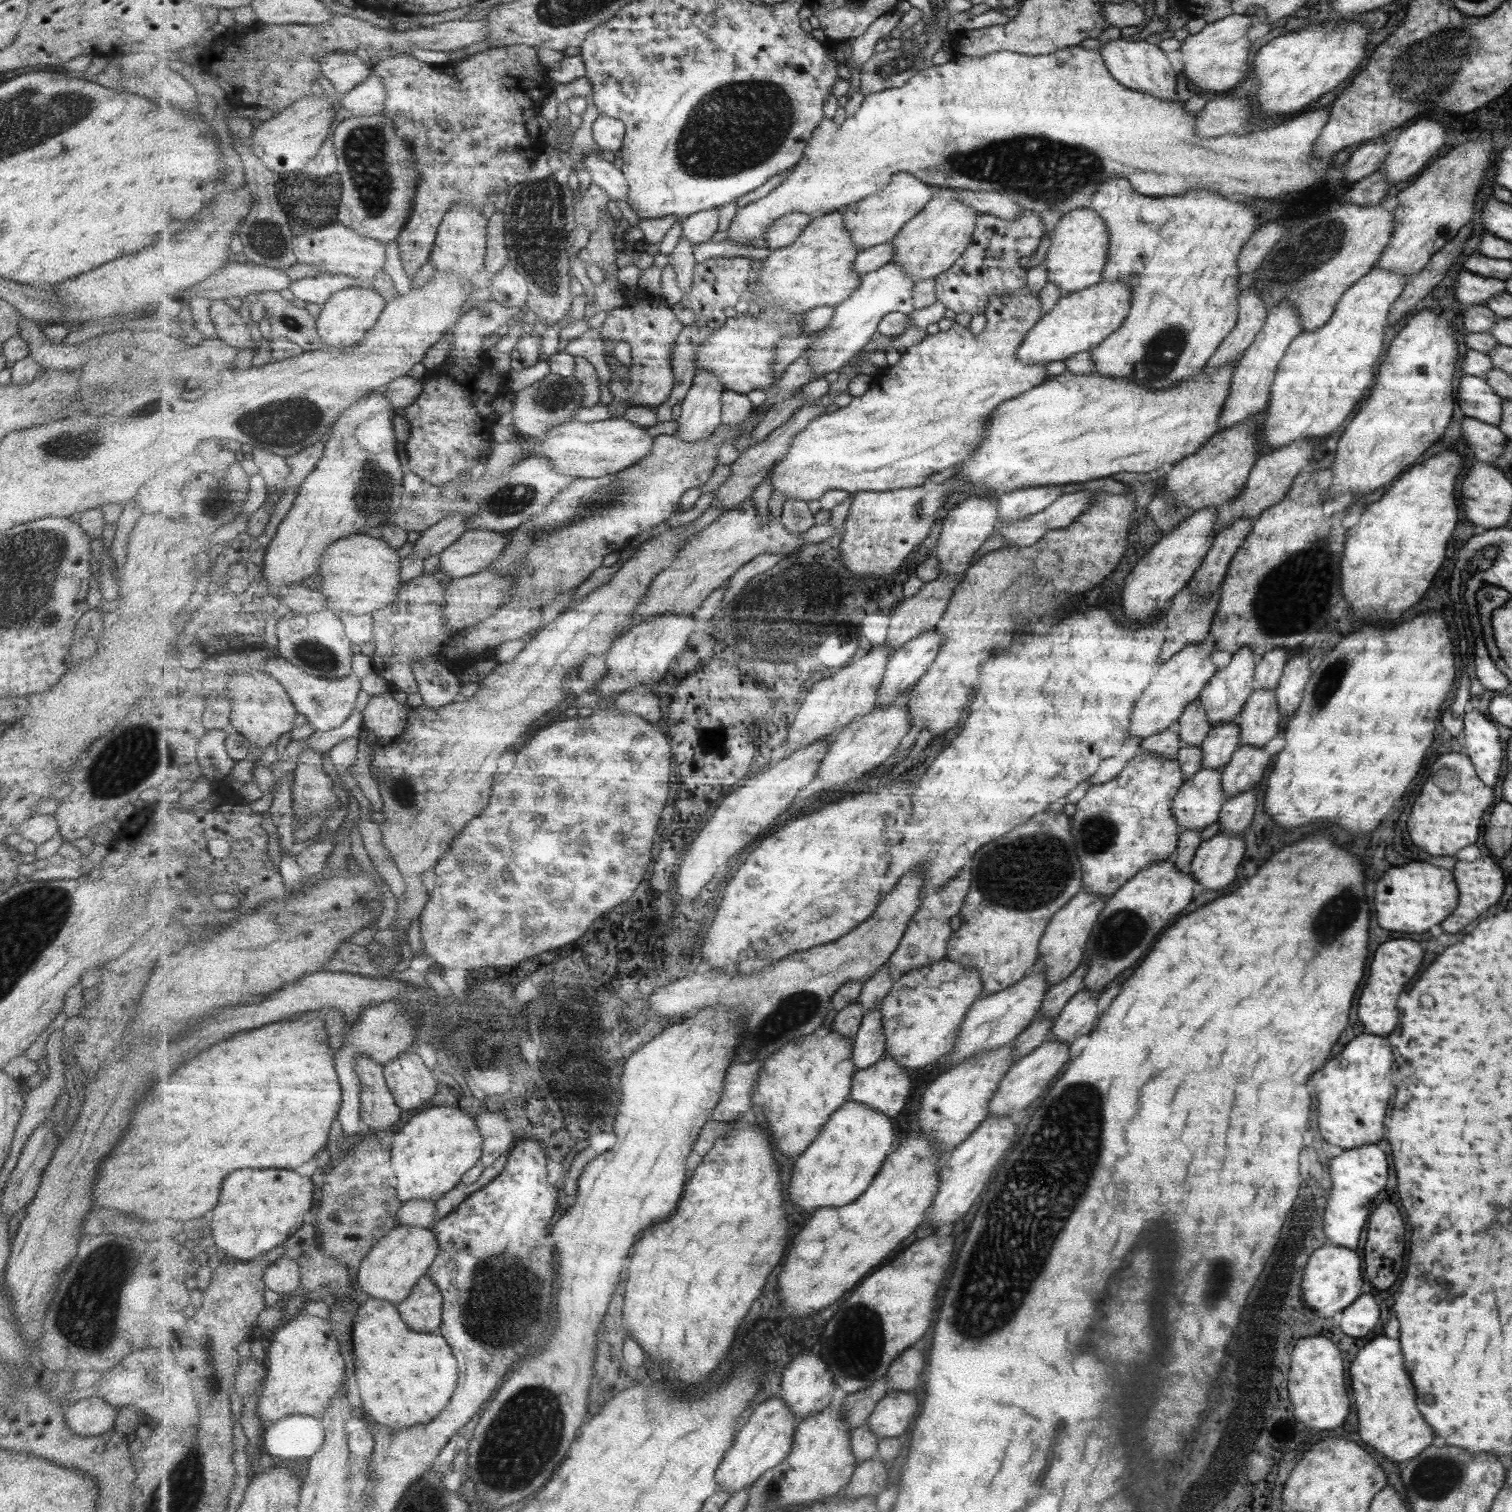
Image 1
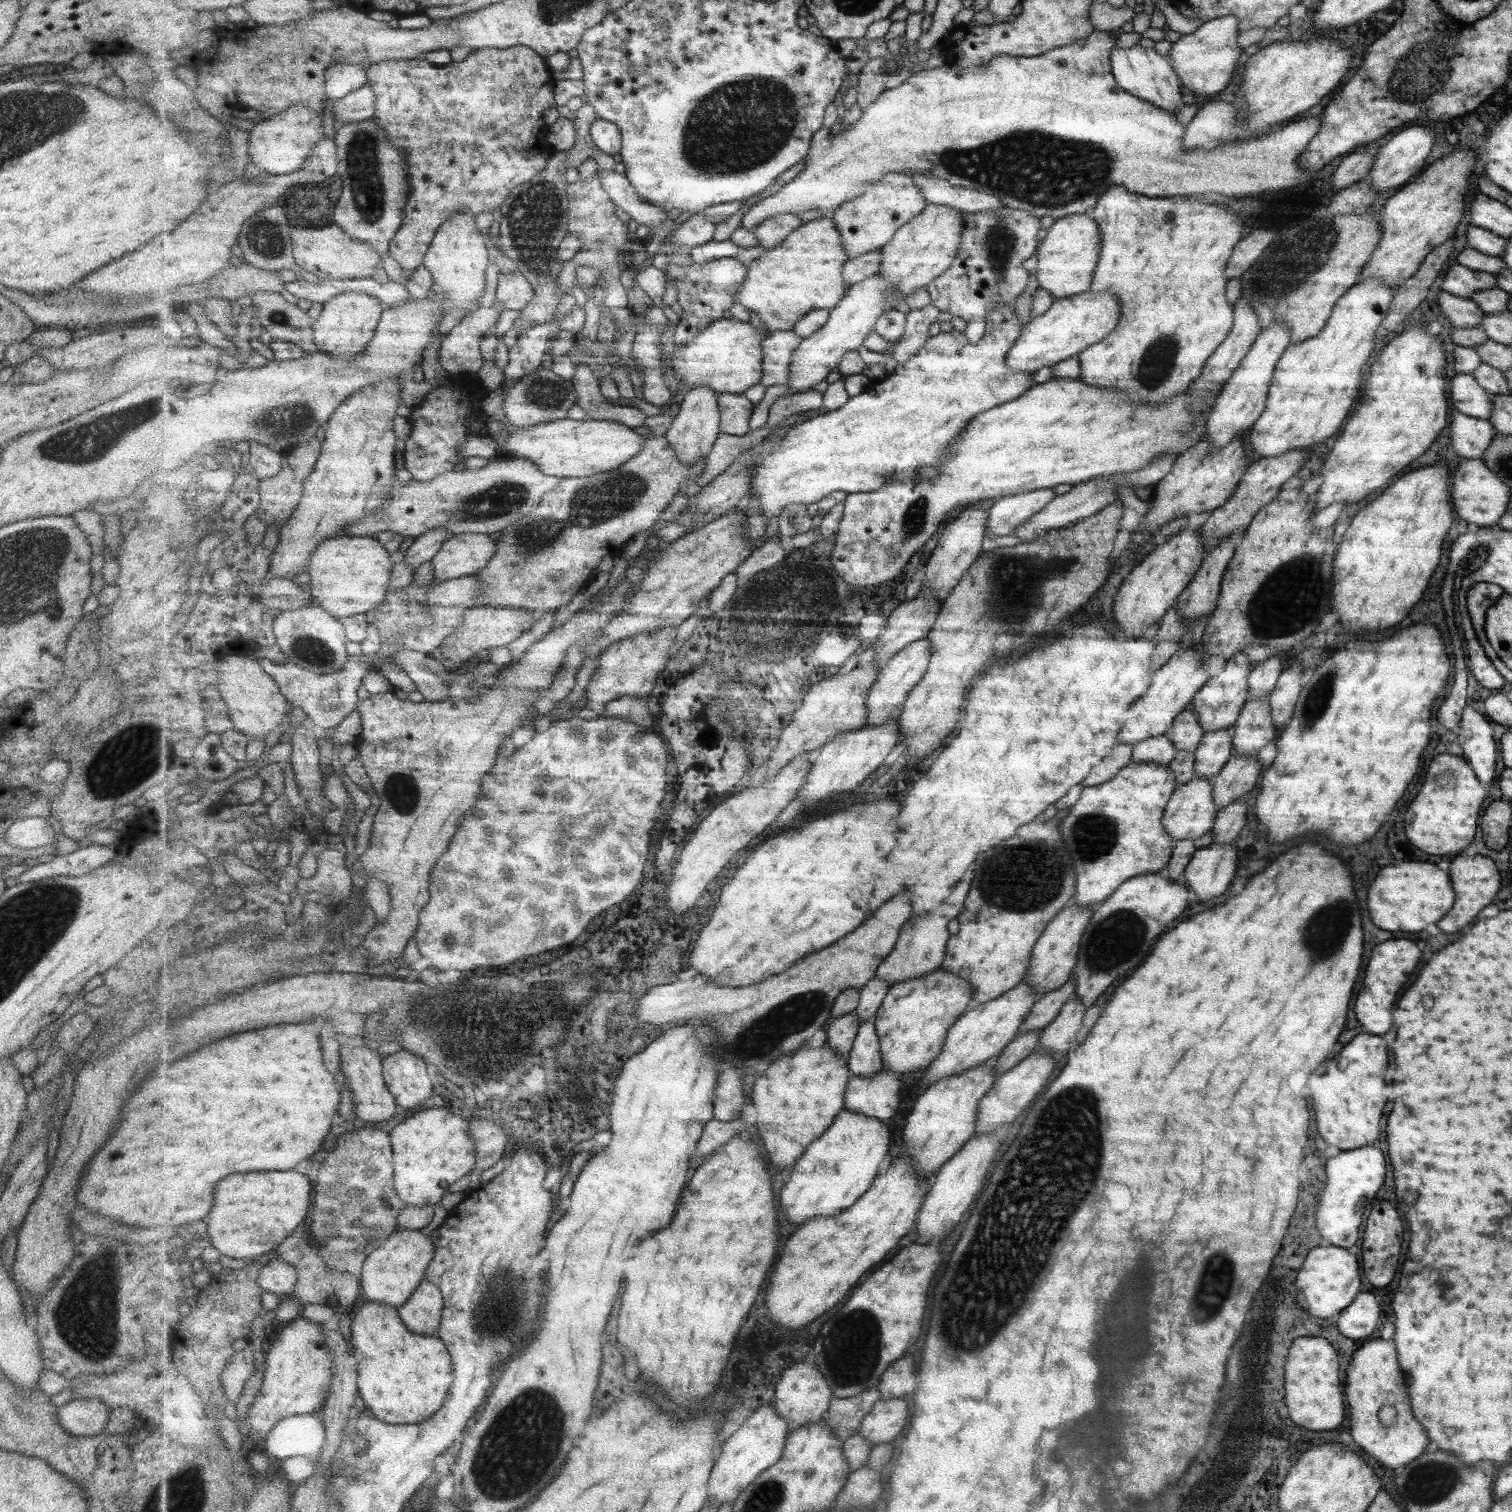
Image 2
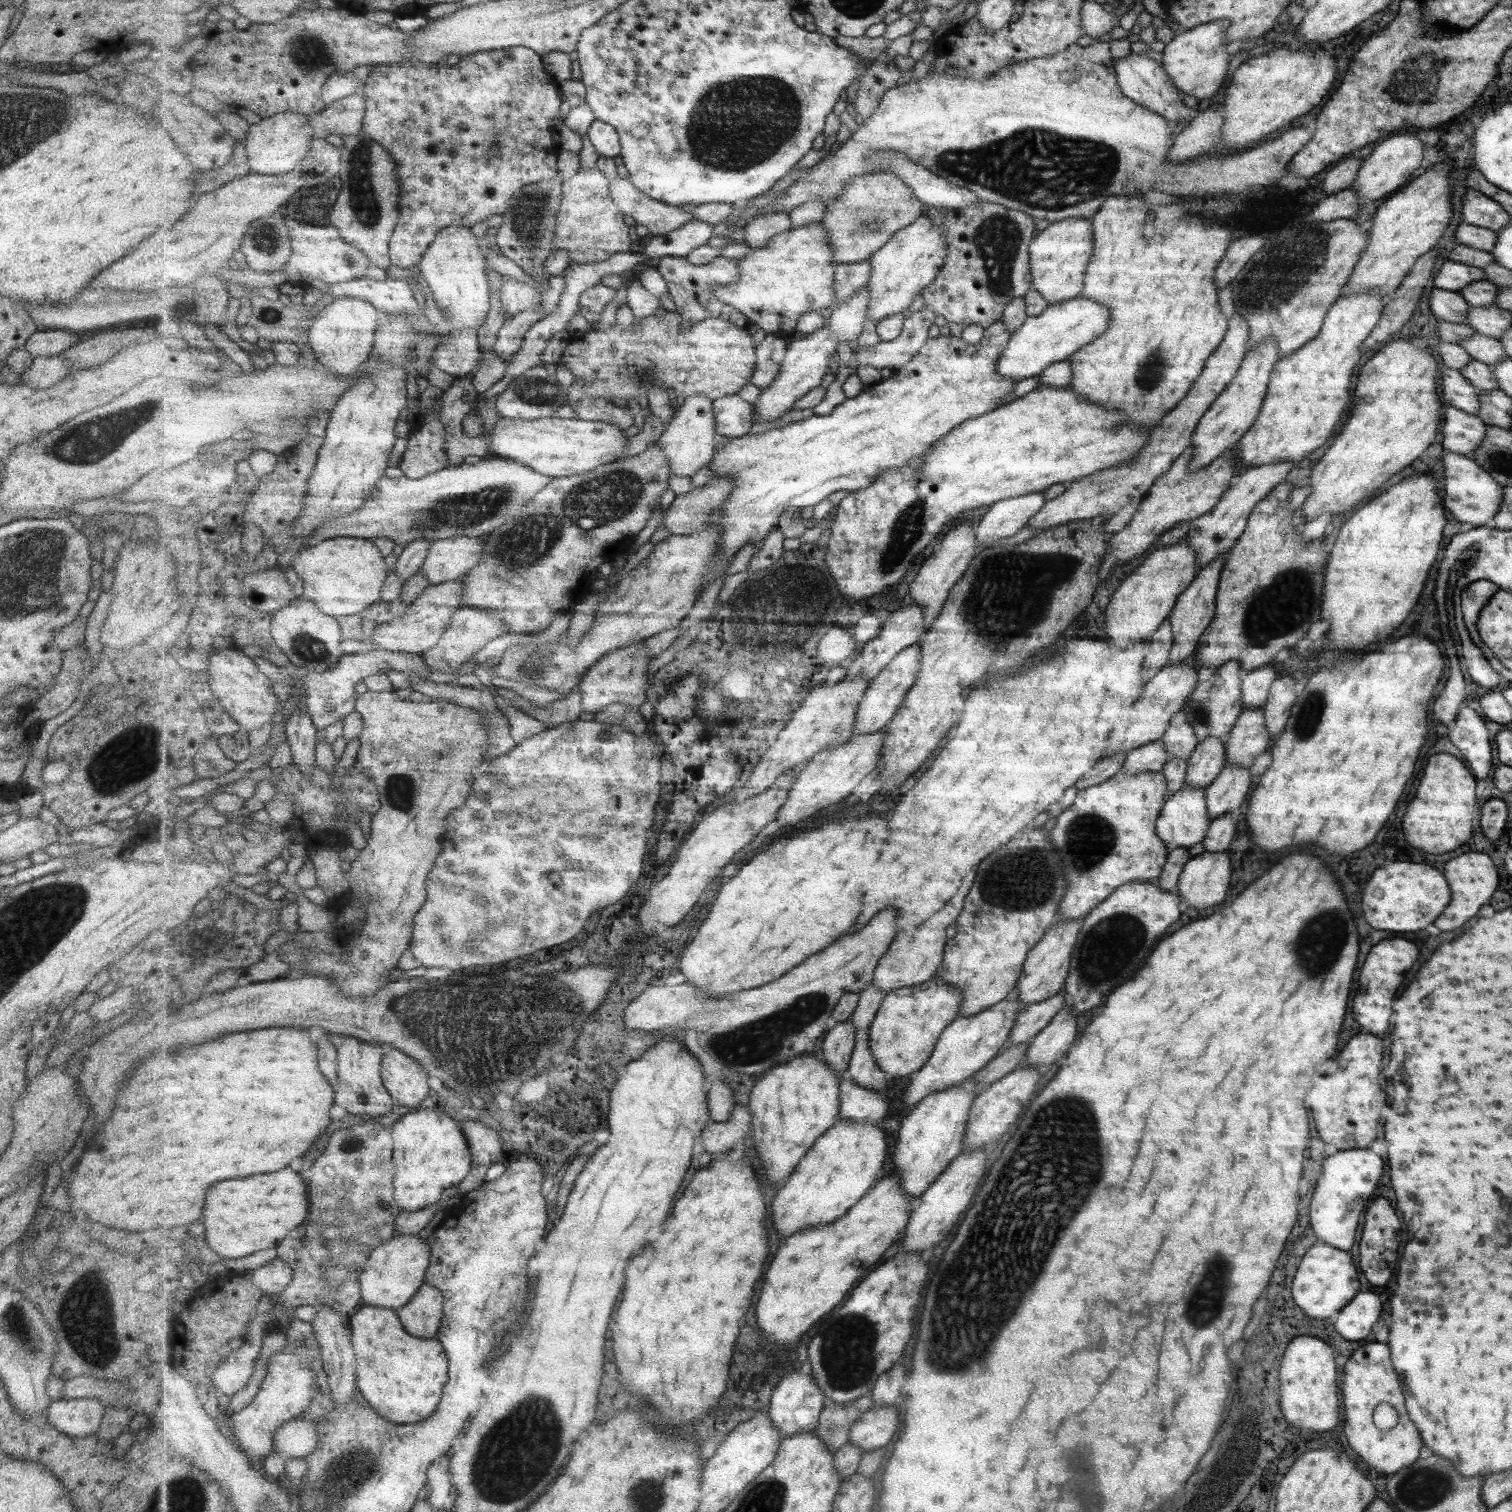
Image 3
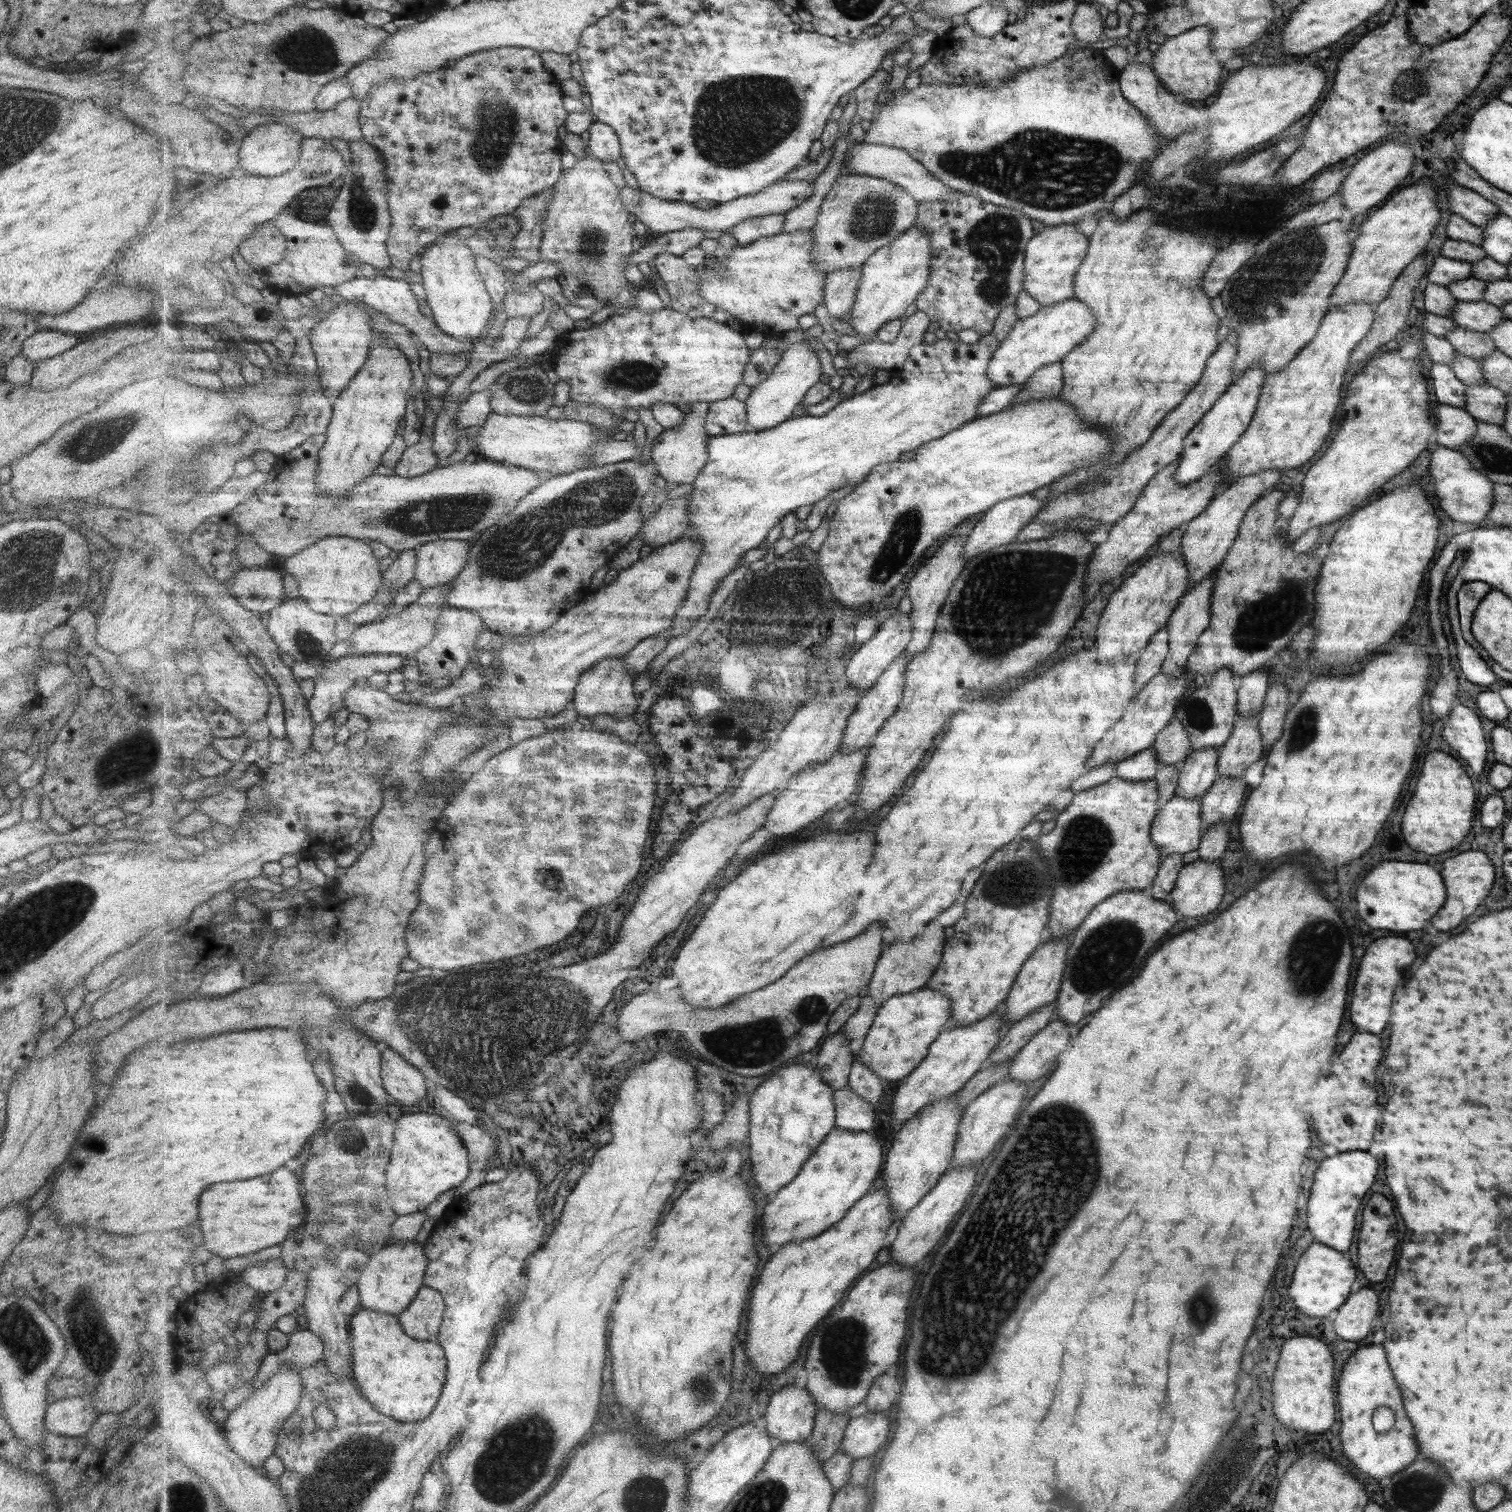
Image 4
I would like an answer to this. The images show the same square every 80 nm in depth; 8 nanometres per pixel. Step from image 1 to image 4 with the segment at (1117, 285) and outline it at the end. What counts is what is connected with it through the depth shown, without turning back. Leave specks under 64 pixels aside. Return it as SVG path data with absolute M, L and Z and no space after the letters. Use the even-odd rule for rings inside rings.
M1069 299L1041 307L1033 316L1017 320L988 362L988 379L999 387L1024 384L1042 366L1059 363L1094 332L1093 315L1084 302Z

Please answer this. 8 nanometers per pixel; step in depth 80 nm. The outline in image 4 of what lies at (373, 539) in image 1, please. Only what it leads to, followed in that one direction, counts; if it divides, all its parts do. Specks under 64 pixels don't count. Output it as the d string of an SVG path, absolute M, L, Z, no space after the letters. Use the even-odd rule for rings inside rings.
M328 537L309 546L284 562L284 569L298 584L300 598L321 614L348 616L376 598L383 587L384 572L379 557L373 554L368 541L348 537Z

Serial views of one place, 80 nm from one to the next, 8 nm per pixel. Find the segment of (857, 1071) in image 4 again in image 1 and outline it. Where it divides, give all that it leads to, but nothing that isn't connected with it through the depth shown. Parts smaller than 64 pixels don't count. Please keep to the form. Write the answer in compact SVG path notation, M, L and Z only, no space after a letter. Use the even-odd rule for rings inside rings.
M873 1010L865 1015L860 1032L854 1038L855 1070L875 1066L887 1054L887 1035L883 1028L884 1014Z

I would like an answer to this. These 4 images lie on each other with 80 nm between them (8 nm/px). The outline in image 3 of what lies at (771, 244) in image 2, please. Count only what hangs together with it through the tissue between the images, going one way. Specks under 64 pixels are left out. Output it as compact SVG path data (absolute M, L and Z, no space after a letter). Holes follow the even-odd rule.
M777 212L759 214L743 227L745 230L745 244L752 249L768 246L769 241L779 233L792 229L790 213Z

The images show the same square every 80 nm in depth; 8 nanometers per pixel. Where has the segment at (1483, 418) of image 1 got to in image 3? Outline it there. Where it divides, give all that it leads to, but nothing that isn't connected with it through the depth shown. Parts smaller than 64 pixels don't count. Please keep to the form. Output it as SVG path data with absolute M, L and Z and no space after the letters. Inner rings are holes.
M1441 367L1439 394L1446 406L1466 411L1467 414L1477 414L1479 410L1478 396L1480 389L1475 388L1458 370Z

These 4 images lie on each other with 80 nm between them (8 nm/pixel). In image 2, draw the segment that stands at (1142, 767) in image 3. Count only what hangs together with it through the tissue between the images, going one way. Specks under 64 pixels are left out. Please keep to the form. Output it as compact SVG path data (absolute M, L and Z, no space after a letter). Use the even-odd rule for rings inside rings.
M1166 734L1146 738L1133 745L1129 763L1148 762L1165 766L1174 759L1176 751Z

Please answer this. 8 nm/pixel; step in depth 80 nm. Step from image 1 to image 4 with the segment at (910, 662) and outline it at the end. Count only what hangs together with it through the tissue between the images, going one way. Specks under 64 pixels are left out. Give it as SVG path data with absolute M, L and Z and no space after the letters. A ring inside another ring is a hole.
M902 655L900 658L897 658L897 660L893 661L893 664L881 674L877 682L861 695L862 700L859 701L858 708L851 715L846 738L844 738L839 753L852 753L866 746L871 747L874 744L875 737L881 732L886 722L898 712L899 705L902 704L907 684L906 672L909 666L910 662L907 661L905 656Z

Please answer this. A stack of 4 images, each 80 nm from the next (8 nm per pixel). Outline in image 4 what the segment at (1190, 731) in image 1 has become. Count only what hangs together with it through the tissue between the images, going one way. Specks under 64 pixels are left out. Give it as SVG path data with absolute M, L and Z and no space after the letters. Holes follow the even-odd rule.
M1178 716L1156 736L1151 747L1154 748L1160 766L1180 765L1186 760L1191 753L1191 742Z

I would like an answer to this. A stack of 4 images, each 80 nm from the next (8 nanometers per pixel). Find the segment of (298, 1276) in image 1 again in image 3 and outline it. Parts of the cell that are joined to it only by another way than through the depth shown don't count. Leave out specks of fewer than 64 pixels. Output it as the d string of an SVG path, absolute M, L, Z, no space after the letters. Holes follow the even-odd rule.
M278 1256L250 1272L255 1286L264 1293L275 1295L283 1292L294 1281L294 1270L288 1262Z

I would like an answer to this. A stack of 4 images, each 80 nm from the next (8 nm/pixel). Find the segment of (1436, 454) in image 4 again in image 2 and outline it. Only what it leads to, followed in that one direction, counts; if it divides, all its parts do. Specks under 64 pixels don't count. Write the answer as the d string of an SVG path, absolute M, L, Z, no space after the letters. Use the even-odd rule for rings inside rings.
M1481 459L1459 461L1451 479L1451 502L1461 520L1487 527L1497 525L1508 508L1511 488L1506 485Z

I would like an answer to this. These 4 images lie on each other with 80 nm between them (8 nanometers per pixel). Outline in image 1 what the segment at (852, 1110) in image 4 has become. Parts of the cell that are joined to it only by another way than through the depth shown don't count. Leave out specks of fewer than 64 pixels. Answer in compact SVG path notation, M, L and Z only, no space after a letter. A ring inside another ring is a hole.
M885 1054L875 1066L855 1073L851 1100L895 1118L905 1108L911 1088L911 1070L899 1066L895 1057Z

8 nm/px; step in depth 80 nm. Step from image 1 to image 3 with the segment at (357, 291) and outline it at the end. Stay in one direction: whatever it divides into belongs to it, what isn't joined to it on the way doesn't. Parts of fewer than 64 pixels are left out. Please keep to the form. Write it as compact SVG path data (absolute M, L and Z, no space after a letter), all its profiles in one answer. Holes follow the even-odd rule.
M355 297L336 299L319 312L309 329L310 345L316 358L338 377L352 375L369 360L378 334L377 322L380 324L383 317L381 311L368 300Z

